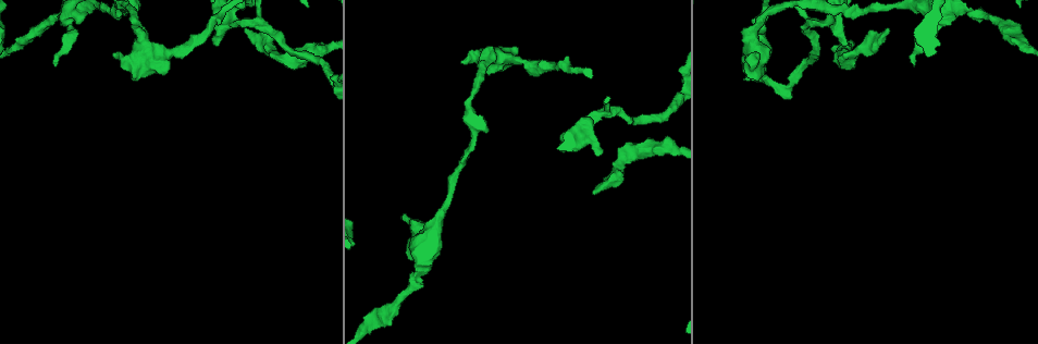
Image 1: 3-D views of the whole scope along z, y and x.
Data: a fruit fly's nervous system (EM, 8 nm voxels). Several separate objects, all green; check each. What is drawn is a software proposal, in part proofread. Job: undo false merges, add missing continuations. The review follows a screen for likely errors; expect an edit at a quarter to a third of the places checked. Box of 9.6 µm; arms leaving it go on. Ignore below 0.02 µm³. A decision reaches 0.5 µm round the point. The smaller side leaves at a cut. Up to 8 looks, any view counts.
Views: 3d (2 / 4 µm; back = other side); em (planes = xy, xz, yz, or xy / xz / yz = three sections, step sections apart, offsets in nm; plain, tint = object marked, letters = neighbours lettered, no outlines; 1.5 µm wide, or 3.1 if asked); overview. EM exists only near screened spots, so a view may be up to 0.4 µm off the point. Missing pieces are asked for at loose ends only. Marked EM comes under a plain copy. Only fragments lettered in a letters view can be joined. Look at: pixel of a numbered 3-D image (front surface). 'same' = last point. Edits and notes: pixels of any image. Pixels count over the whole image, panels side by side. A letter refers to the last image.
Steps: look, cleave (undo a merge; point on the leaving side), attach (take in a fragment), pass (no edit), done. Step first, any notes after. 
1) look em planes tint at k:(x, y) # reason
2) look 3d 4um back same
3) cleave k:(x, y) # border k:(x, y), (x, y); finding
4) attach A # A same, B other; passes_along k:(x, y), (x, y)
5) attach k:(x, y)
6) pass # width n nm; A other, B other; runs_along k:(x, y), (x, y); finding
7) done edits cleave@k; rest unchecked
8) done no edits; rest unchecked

look 3d 4um at 1:(55, 65) # an open end

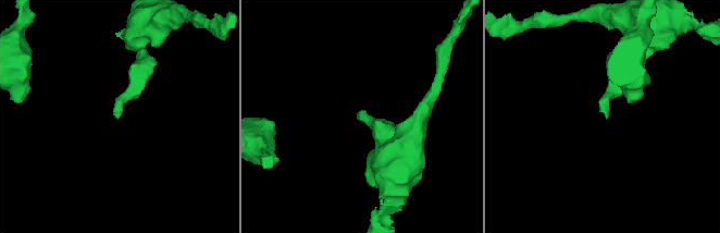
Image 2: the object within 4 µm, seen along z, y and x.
look em 3.1um planes letters at 2:(114, 116)

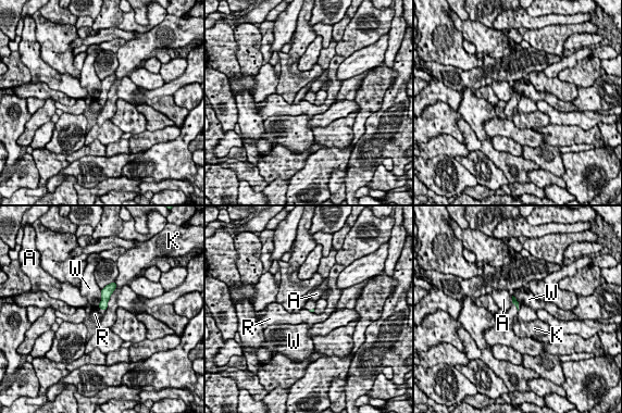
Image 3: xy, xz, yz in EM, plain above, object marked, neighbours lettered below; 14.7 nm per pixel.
pass # A other, K other, R other, W other; border 3:(520, 305), (518, 311); no lettered fragment goes on from it

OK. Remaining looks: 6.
look em planes letters at 1:(414, 276) # a narrow waist

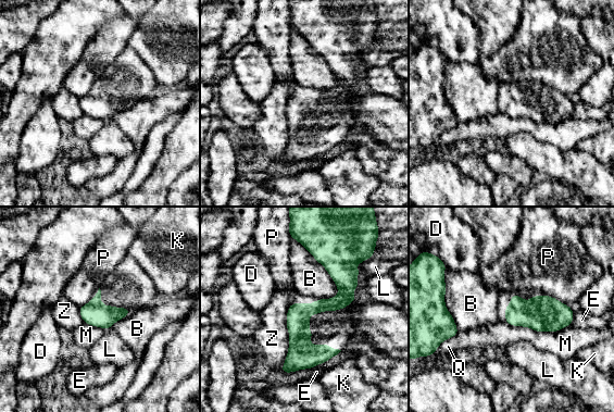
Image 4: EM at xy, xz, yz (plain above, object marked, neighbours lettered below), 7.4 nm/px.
pass # width 180 nm; B other, D other, E other, K other, L other, M other, P other, Q other, Z other; one neuron here

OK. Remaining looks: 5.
look 3d 4um at 1:(886, 30) # branch stops here

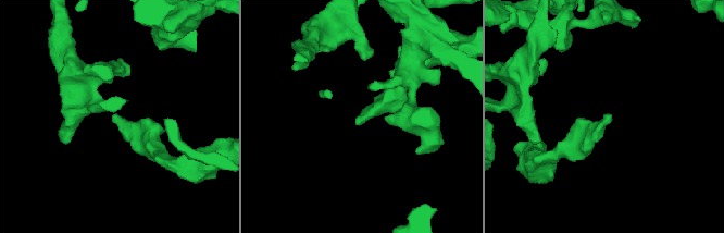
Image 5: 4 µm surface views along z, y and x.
look em planes letters at 5:(356, 122)

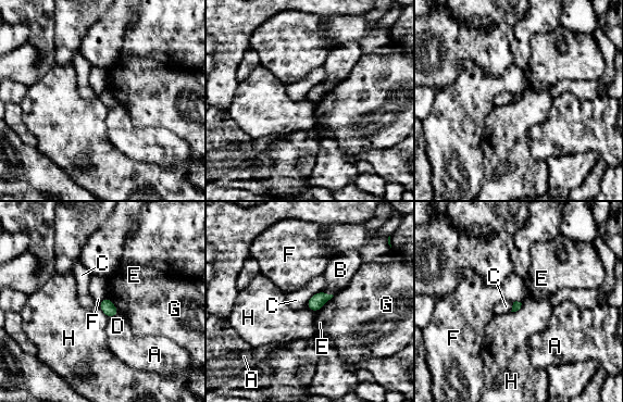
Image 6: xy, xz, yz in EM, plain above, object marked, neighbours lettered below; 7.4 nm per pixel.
pass # A other, B other, C other, D other, E other, F other, G other, H other; border 6:(98, 304), (108, 318); no lettered fragment goes on from it

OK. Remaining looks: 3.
done no edits; rest unchecked

